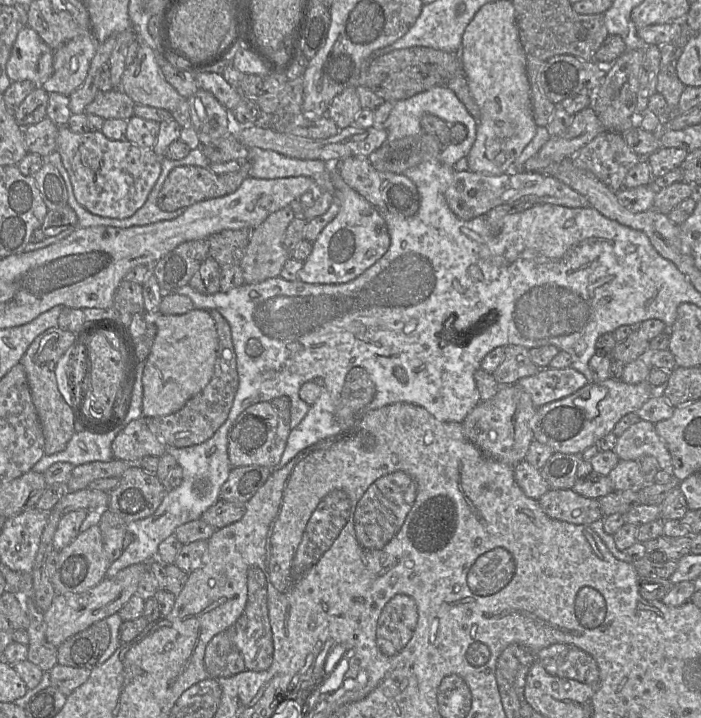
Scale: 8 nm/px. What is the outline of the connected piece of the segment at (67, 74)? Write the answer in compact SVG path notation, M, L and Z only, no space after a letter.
M90 31L53 49L53 73L40 86L48 93L69 96L87 78L98 43Z

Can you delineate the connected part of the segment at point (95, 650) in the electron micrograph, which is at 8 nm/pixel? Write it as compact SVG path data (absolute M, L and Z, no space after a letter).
M106 619L96 621L57 646L58 664L92 669L108 648L111 639Z

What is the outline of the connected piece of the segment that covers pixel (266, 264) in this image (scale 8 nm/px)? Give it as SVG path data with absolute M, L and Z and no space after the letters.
M287 206L251 230L250 242L240 263L245 284L279 277L290 259L290 252L283 244L285 232L295 218L294 211Z

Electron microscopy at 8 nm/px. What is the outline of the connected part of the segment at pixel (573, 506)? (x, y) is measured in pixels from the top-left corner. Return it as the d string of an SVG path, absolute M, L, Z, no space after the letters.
M549 489L539 500L547 516L577 525L590 525L603 519L599 499L589 498L571 489Z

